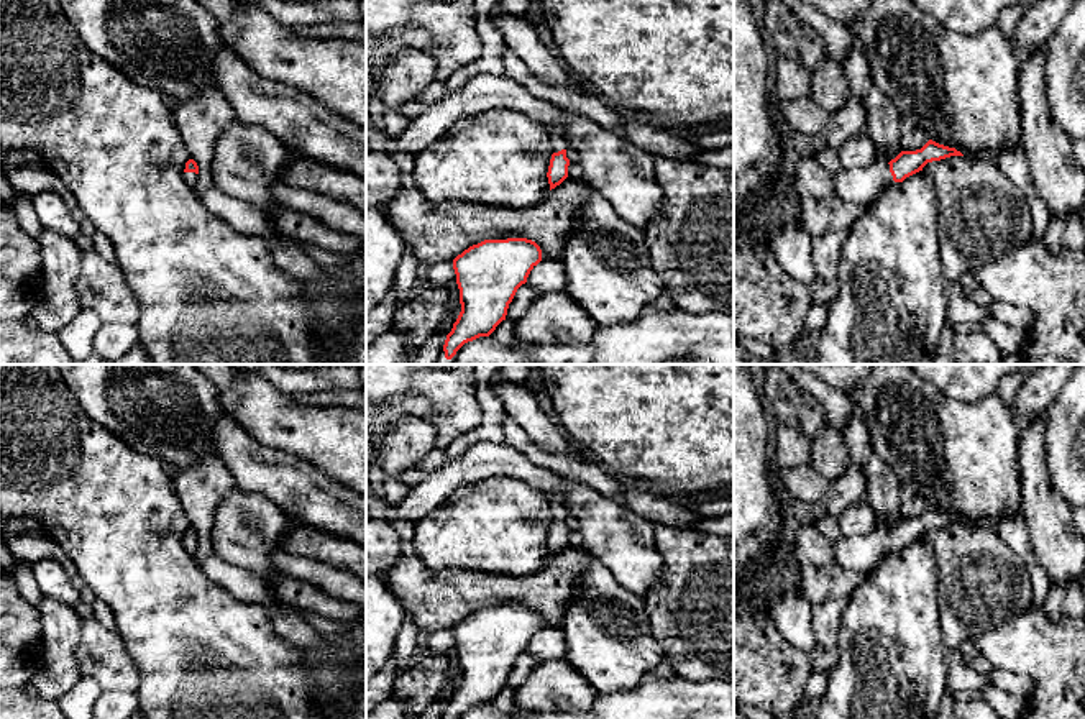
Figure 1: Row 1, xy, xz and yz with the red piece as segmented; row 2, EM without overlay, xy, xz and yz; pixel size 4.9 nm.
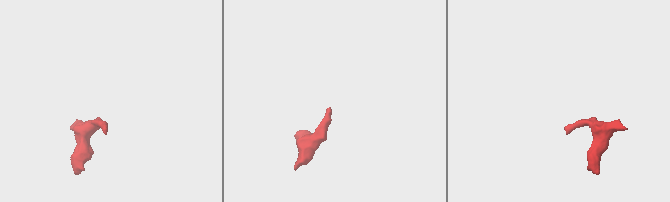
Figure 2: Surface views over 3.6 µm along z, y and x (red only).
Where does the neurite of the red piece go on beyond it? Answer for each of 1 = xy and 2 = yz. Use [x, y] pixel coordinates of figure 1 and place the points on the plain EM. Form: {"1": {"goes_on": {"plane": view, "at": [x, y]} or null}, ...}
{"1": {"goes_on": {"plane": "xy", "at": [191, 547]}}, "2": {"goes_on": {"plane": "yz", "at": [860, 554]}}}

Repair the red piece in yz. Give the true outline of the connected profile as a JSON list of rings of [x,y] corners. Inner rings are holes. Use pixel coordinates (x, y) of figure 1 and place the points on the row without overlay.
[[[929,507],[921,517],[901,519],[890,530],[877,529],[868,535],[840,537],[834,542],[834,563],[847,571],[867,575],[885,555],[903,550],[906,545],[922,538],[927,530],[950,524],[964,524]]]

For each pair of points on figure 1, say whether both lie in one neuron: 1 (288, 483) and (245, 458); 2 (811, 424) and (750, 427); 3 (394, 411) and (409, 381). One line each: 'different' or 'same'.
1: same
2: different
3: different

